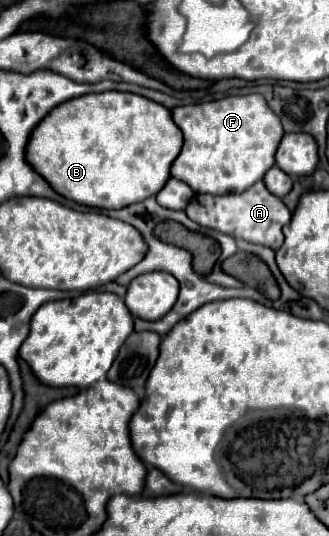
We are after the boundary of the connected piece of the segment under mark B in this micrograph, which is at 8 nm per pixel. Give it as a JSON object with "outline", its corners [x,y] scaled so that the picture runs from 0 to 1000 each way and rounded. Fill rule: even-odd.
{"outline":[[[313,170],[246,177],[210,185],[204,192],[185,192],[179,200],[161,200],[161,207],[137,215],[100,241],[82,263],[76,293],[88,308],[131,334],[143,334],[179,364],[277,386],[362,390],[477,364],[520,330],[514,315],[532,293],[544,289],[550,274],[550,241],[532,233],[520,207],[508,200],[429,177]]]}

